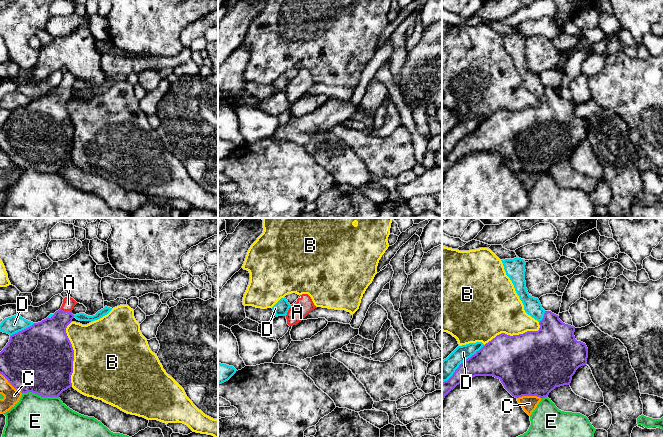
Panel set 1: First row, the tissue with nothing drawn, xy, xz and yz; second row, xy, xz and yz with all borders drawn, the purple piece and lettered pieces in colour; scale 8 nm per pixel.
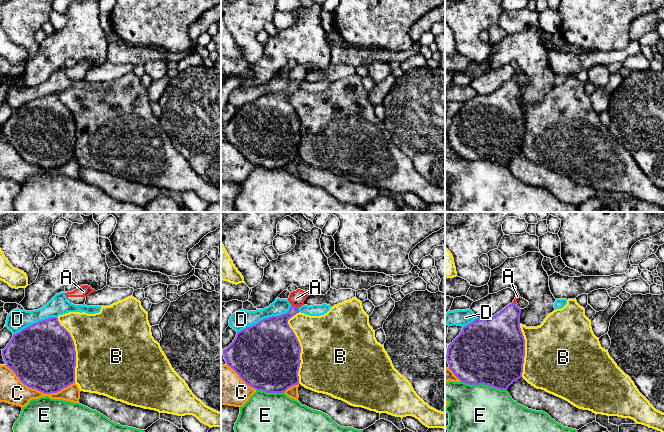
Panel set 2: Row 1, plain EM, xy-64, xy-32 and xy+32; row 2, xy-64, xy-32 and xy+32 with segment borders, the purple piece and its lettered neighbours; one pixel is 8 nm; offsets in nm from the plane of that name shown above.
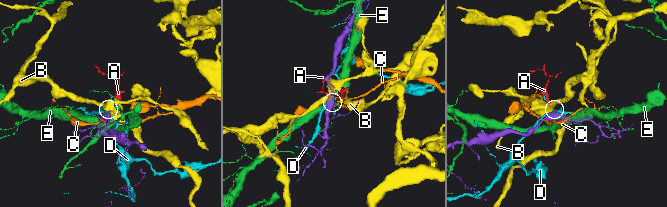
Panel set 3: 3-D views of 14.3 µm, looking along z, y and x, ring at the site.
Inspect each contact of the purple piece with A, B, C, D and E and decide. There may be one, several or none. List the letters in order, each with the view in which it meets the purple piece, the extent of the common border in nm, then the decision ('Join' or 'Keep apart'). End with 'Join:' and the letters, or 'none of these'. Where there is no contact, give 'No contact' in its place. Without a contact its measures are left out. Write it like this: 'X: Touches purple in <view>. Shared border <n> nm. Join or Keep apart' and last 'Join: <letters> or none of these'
A: Touches purple in xy. Shared border 100 nm. Join
B: Touches purple in xy. Shared border 550 nm. Keep apart
C: Touches purple in yz. Shared border 190 nm. Keep apart
D: Touches purple in yz. Shared border 460 nm. Keep apart
E: Touches purple in xy. Shared border 300 nm. Keep apart
Join: A

